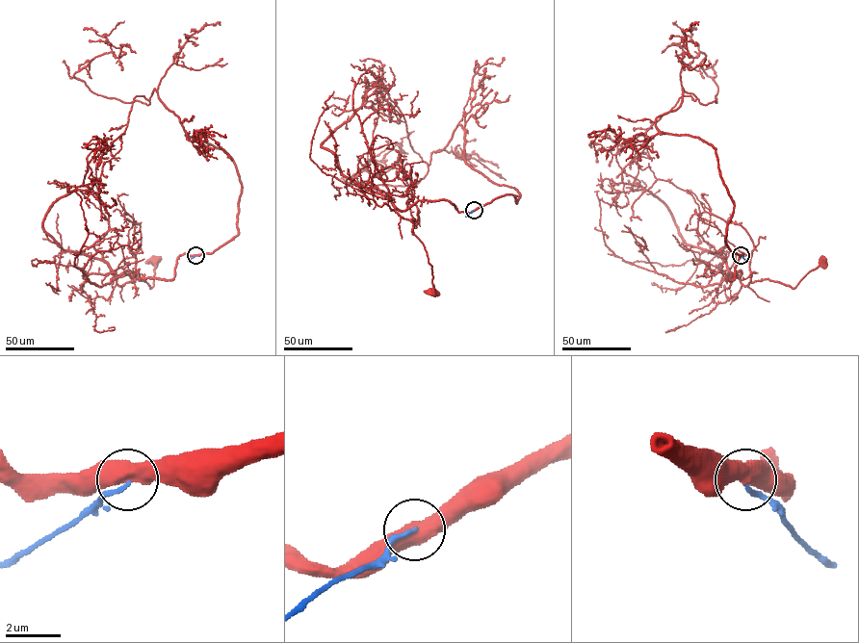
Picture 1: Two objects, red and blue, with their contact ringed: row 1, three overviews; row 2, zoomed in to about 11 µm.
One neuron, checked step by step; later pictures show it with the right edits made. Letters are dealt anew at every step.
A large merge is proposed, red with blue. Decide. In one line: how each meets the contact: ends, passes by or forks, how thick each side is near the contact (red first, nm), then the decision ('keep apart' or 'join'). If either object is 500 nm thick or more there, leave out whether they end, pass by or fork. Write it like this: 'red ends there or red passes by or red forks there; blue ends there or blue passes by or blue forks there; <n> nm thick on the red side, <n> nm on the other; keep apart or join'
650 nm thick on the red side, 150 nm on the other; keep apart

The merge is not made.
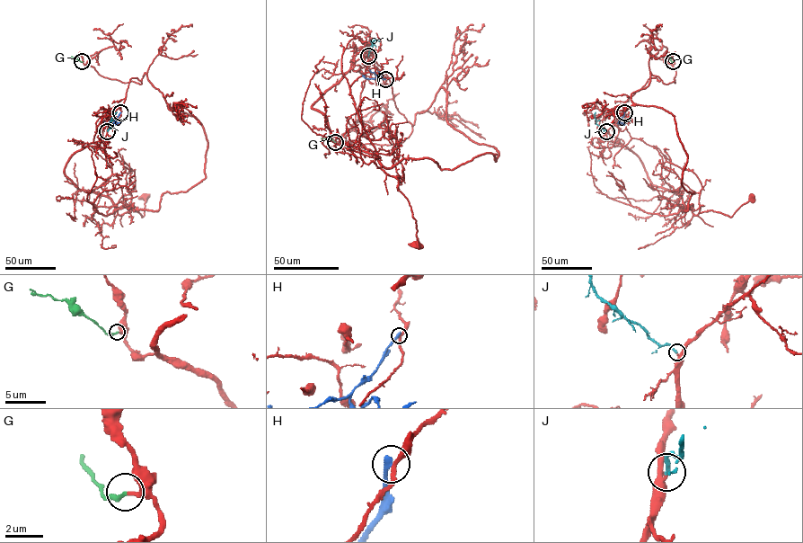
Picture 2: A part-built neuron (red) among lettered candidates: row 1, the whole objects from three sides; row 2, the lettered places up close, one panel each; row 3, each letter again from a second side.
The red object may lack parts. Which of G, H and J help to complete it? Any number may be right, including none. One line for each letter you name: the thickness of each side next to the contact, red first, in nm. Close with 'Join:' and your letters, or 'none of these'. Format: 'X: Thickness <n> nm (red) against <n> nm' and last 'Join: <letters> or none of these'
G: Thickness 240 nm (red) against 220 nm
J: Thickness 240 nm (red) against 220 nm
Join: G, J

